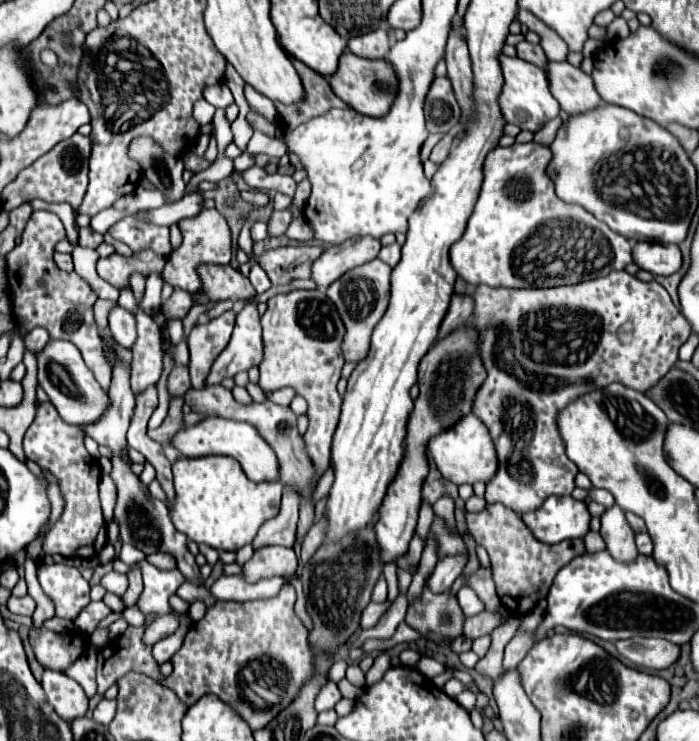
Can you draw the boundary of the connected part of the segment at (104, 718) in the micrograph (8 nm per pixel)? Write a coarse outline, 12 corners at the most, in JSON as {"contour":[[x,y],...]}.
{"contour":[[102,699],[94,709],[94,719],[102,725],[114,719],[116,701]]}

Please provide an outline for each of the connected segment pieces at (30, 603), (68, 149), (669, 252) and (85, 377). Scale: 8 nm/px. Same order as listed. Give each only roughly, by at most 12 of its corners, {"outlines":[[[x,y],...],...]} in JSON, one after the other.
{"outlines":[[[10,597],[10,613],[32,616],[36,601],[30,597]],[[90,137],[60,141],[2,191],[24,201],[70,203],[88,187]],[[636,243],[634,263],[652,275],[682,267],[678,245]],[[50,339],[38,385],[70,425],[108,407],[76,345]]]}

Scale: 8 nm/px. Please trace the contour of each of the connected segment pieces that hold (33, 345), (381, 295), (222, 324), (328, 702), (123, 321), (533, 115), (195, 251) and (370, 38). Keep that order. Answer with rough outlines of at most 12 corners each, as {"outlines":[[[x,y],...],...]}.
{"outlines":[[[34,327],[26,337],[26,347],[36,355],[50,339],[44,329]],[[372,259],[328,287],[346,361],[362,361],[386,313],[392,267]],[[234,311],[198,323],[188,335],[194,389],[230,341]],[[326,683],[316,695],[316,711],[334,709],[342,695],[336,683]],[[114,305],[108,315],[112,337],[126,349],[136,339],[136,321],[128,309]],[[500,55],[498,101],[508,123],[536,133],[560,115],[550,81],[520,57]],[[216,209],[180,225],[166,259],[172,287],[202,289],[198,265],[230,261],[230,229]],[[380,27],[348,41],[358,57],[384,59],[388,29]]]}

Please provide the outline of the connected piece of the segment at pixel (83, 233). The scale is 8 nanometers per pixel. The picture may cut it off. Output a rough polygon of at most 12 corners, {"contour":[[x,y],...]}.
{"contour":[[90,227],[80,229],[80,245],[96,249],[104,241]]}

